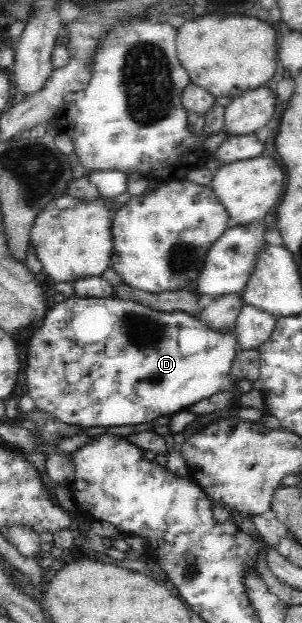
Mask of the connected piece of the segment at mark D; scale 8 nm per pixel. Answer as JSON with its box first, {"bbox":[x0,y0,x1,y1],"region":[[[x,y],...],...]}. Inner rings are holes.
{"bbox":[26,295,239,427],"region":[[[72,295],[64,301],[54,304],[48,309],[42,327],[36,331],[30,343],[30,351],[27,353],[26,385],[30,396],[38,410],[51,413],[56,419],[65,424],[78,425],[80,427],[112,427],[114,425],[138,425],[144,422],[158,421],[167,415],[173,415],[178,411],[186,410],[199,401],[212,397],[217,391],[230,391],[232,389],[231,367],[235,355],[239,350],[235,330],[231,333],[217,332],[210,329],[199,318],[184,313],[183,310],[158,310],[152,306],[142,305],[130,298],[79,298]]]}

